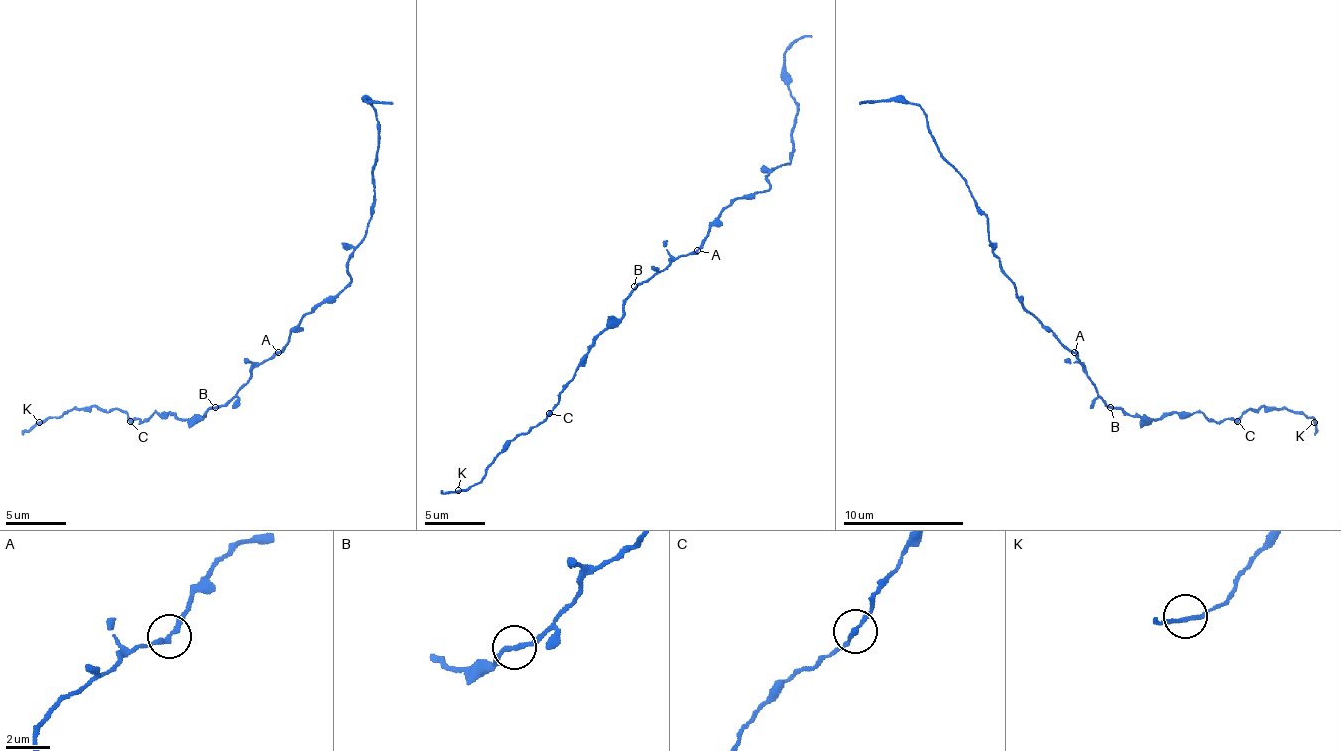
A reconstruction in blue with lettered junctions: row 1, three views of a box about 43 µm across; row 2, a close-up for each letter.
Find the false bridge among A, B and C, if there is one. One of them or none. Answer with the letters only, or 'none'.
none

